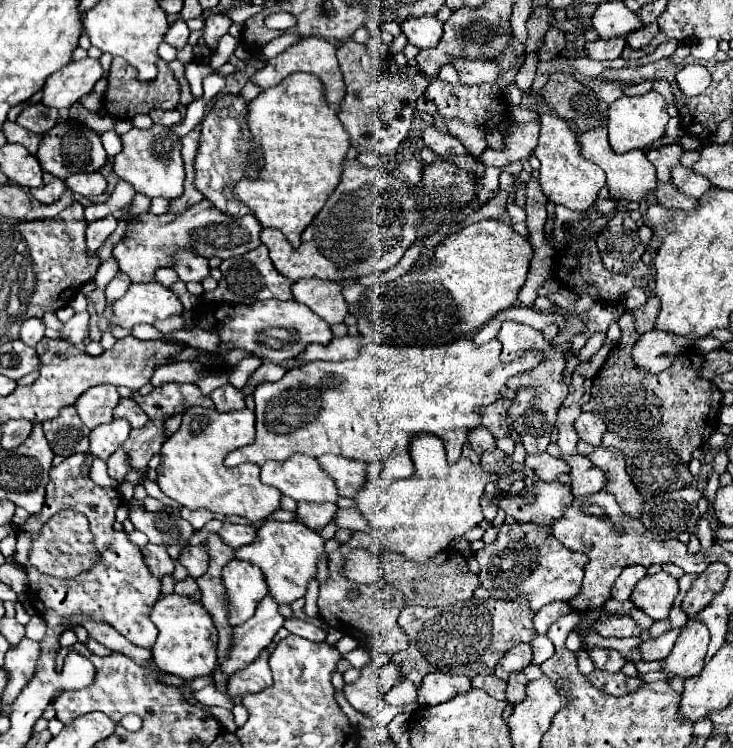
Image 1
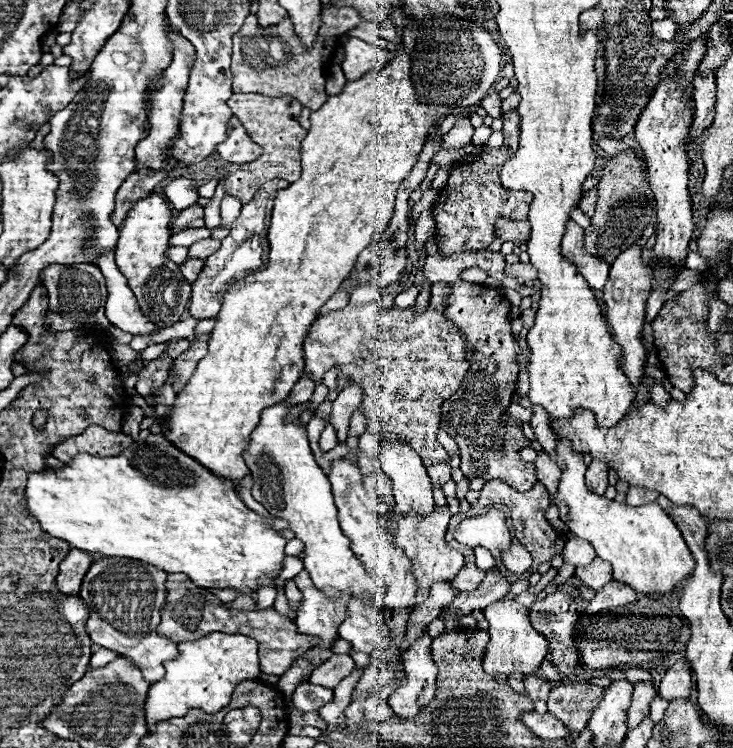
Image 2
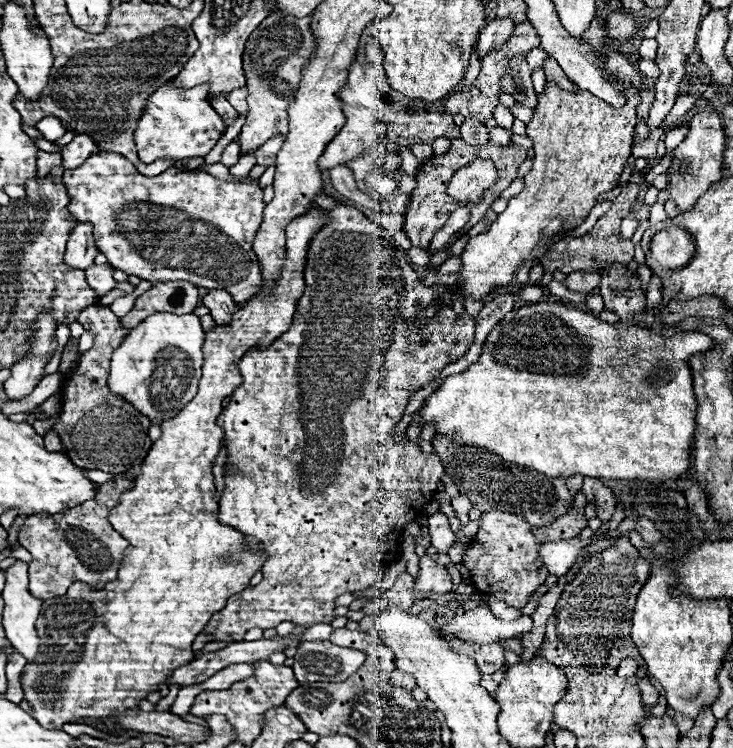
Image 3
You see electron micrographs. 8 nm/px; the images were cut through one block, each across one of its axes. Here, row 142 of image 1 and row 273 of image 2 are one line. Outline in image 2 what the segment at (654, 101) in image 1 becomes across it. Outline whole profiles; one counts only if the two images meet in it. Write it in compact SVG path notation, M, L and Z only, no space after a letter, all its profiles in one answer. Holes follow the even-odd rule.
M632 244L628 250L624 250L610 266L610 280L606 282L604 288L604 304L606 304L606 320L610 324L614 340L622 346L622 370L630 378L634 386L638 386L644 378L644 358L646 350L640 344L638 334L642 332L644 324L644 310L646 310L646 298L650 294L650 284L652 284L652 274L654 266L640 262L640 252L636 244Z

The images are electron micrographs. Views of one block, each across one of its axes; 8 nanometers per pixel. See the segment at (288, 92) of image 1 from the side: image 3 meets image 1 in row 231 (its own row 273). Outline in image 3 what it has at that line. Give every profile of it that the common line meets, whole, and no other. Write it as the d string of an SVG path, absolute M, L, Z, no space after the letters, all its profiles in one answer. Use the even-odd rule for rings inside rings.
M310 208L302 216L296 216L286 226L286 258L276 284L272 288L262 286L232 314L230 324L216 326L206 332L202 380L196 396L174 418L160 424L162 436L152 442L134 488L126 490L120 496L120 504L110 510L108 520L112 528L130 540L118 570L118 578L106 584L102 590L86 588L86 584L72 584L64 598L43 602L40 618L36 620L36 630L40 632L42 646L60 652L56 658L58 666L41 666L41 661L45 659L37 656L24 667L20 682L24 688L24 698L36 710L34 718L44 728L62 728L62 724L76 722L78 718L100 718L110 728L116 726L110 712L138 708L138 700L144 700L150 692L156 692L158 684L166 680L174 668L190 662L194 656L194 638L206 628L208 620L226 606L230 596L248 588L250 578L262 568L266 560L264 550L260 546L246 544L246 536L218 522L212 466L220 450L222 432L216 420L222 412L222 400L230 396L232 390L242 382L236 364L244 352L252 350L252 346L270 346L290 328L296 304L304 292L304 264L308 246L326 222L328 216L320 208ZM36 698L50 700L58 710L38 710Z

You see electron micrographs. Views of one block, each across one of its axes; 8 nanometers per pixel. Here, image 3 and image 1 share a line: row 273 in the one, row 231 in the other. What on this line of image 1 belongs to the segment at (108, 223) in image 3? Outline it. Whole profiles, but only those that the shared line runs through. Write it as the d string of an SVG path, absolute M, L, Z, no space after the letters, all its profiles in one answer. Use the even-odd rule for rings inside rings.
M202 200L182 212L166 212L160 216L154 216L150 212L144 212L140 216L126 214L126 232L114 246L112 256L118 260L120 270L128 274L132 282L150 282L154 280L158 268L174 264L174 254L178 250L194 250L202 258L216 256L224 260L258 248L260 232L262 226L258 224L256 216L226 216L224 212L212 208L208 200Z

